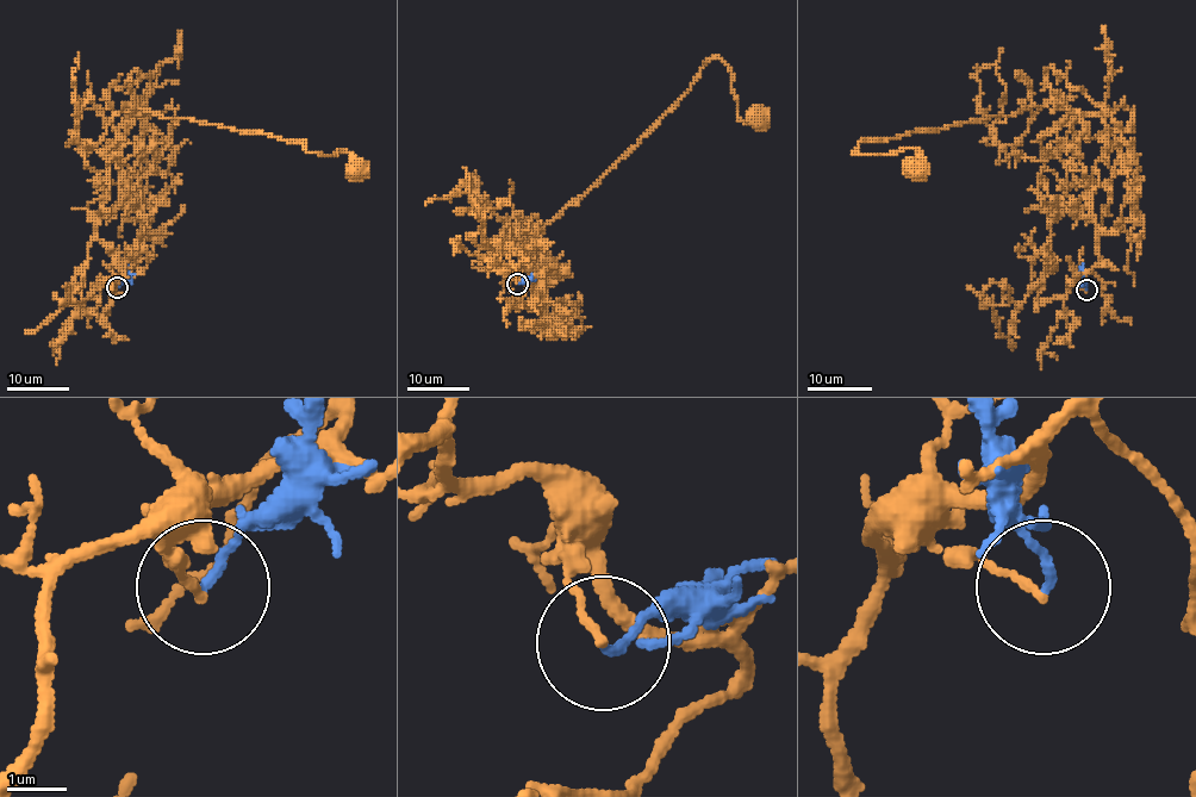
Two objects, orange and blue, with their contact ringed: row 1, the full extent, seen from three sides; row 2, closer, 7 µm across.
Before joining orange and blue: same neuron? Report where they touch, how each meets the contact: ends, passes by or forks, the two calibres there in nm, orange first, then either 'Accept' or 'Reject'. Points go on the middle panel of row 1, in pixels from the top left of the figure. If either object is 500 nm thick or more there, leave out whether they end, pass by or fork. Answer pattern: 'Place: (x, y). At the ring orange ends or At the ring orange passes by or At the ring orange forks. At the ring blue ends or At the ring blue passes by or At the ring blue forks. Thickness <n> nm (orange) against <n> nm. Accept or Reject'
Place: (517, 284). At the ring orange ends. At the ring blue ends. Thickness 120 nm (orange) against 130 nm. Reject

